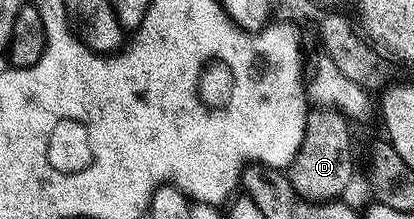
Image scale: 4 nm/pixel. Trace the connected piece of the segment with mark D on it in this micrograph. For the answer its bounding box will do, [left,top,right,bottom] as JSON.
[289,108,355,202]

